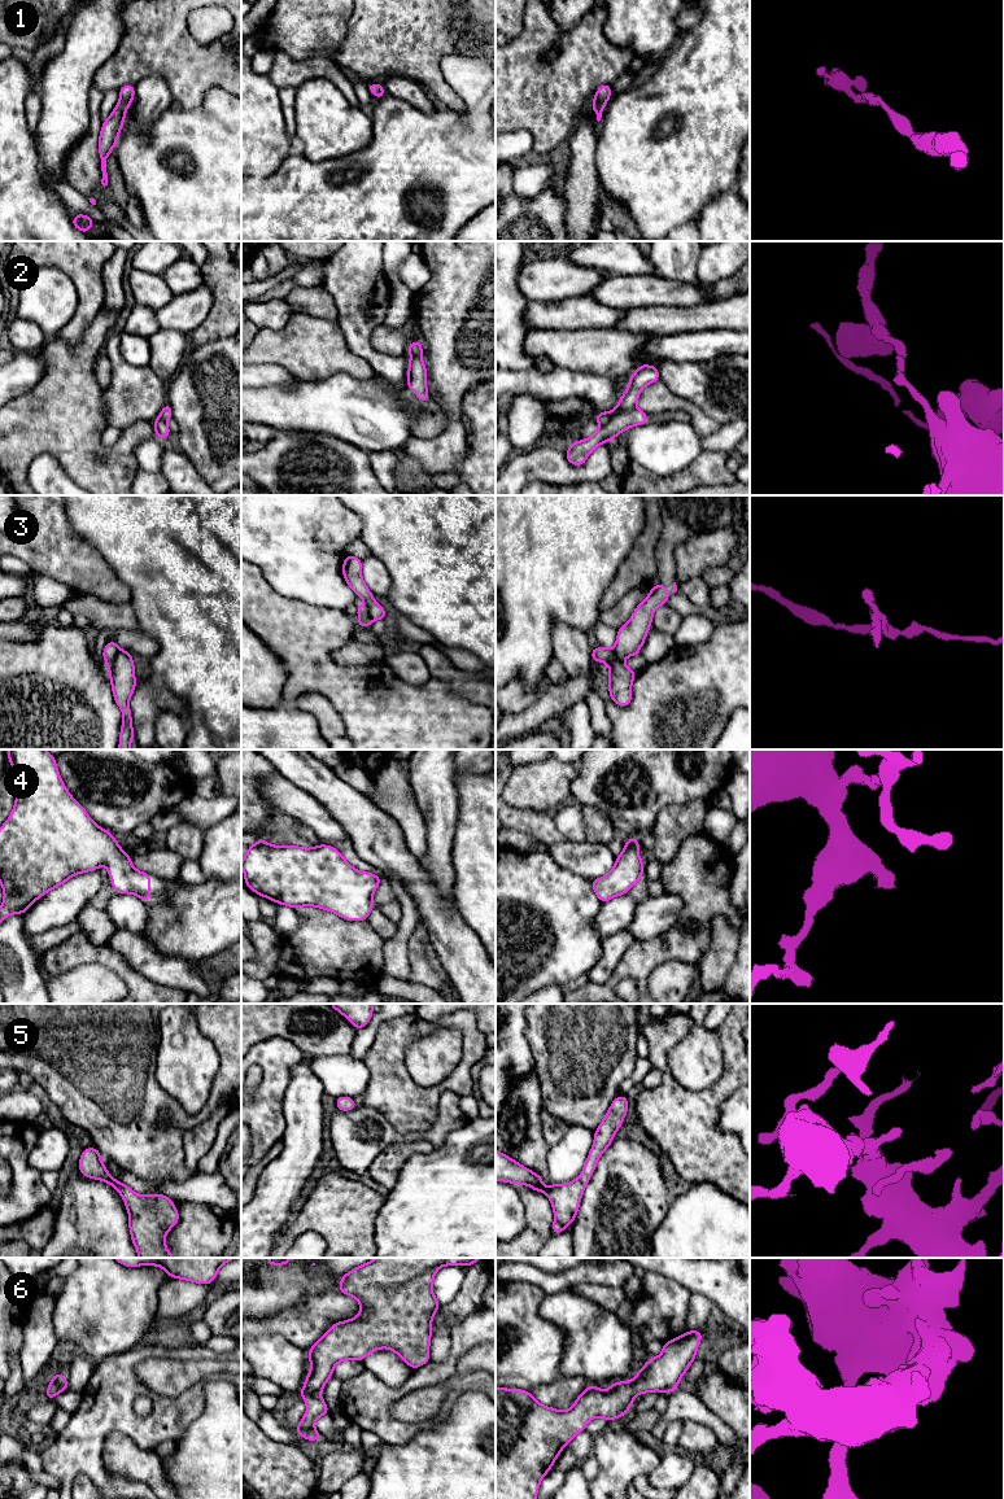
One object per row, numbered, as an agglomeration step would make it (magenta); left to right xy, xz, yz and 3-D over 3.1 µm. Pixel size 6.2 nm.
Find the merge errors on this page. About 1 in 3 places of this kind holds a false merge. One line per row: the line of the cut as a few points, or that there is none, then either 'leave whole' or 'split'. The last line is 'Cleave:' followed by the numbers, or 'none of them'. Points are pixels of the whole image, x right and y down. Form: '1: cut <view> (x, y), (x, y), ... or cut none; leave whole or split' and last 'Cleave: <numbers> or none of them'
1: cut none; leave whole
2: cut yz (636, 406), (628, 411), (616, 413), (601, 427); split
3: cut xy (121, 650), (108, 665); split
4: cut none; leave whole
5: cut none; leave whole
6: cut none; leave whole
Cleave: 2, 3

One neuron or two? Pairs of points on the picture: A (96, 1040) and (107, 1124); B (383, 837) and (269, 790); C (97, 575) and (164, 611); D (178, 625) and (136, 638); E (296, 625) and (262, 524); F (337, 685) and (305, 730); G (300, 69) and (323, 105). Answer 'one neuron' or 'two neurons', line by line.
A: one neuron
B: two neurons
C: two neurons
D: two neurons
E: two neurons
F: two neurons
G: two neurons

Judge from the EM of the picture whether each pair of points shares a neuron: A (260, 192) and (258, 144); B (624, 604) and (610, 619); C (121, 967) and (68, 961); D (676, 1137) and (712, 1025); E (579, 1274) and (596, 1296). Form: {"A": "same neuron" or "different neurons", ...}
{"A": "different neurons", "B": "same neuron", "C": "same neuron", "D": "different neurons", "E": "different neurons"}

